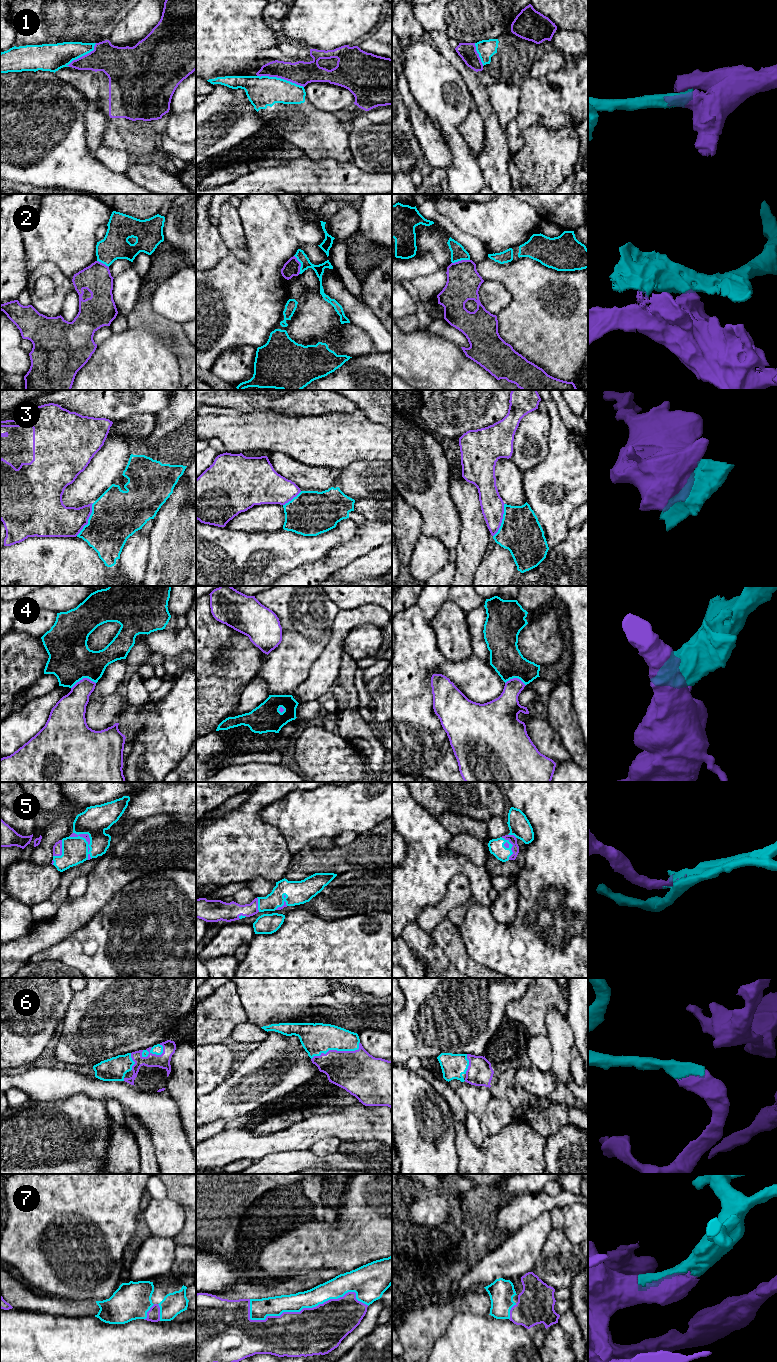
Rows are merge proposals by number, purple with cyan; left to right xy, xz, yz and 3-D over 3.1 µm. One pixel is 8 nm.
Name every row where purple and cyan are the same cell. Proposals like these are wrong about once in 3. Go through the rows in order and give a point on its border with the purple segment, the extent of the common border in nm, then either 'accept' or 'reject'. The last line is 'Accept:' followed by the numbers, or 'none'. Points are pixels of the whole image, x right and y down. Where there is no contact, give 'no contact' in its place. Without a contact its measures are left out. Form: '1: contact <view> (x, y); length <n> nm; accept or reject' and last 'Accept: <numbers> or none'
1: contact xz (280, 77); length 380 nm; reject
2: contact xz (300, 264); length 160 nm; reject
3: contact xy (88, 518); length 300 nm; reject
4: contact xy (83, 678); length 200 nm; reject
5: contact xy (88, 843); length 260 nm; accept
6: contact xz (336, 1050); length 420 nm; accept
7: contact xz (310, 1308); length 950 nm; accept
Accept: 5, 6, 7

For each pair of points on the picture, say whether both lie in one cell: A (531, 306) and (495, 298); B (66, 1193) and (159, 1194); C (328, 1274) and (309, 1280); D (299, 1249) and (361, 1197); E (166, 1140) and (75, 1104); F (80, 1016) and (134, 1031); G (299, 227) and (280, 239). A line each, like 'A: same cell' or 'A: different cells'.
A: different cells
B: different cells
C: same cell
D: same cell
E: different cells
F: same cell
G: different cells

